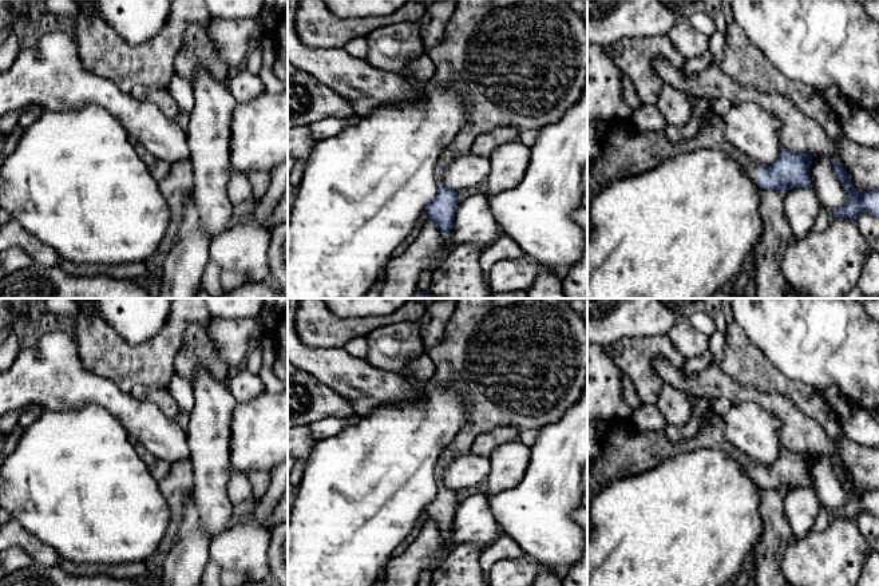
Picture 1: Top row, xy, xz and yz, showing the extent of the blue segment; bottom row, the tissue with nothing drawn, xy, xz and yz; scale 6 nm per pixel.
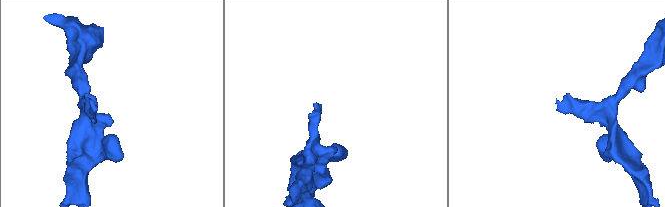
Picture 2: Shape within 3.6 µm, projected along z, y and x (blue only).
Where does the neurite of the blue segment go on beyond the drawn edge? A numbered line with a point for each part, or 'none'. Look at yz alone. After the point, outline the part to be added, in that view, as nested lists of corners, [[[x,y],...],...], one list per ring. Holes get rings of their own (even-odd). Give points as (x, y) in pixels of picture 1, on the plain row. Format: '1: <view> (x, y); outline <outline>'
1: yz (625, 452); outline [[[716,413],[685,442],[669,440],[664,429],[637,432],[631,419],[613,420],[607,425],[610,429],[599,443],[602,456],[590,459],[587,464],[587,527],[591,524],[589,503],[599,490],[617,479],[650,471],[685,452],[720,450],[729,455],[753,483],[757,483],[761,474],[759,463],[728,440],[724,419]]]

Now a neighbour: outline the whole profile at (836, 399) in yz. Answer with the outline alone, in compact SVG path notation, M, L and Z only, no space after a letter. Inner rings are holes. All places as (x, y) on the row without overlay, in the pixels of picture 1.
M829 385L821 391L829 407L842 417L859 408L854 404L839 387Z

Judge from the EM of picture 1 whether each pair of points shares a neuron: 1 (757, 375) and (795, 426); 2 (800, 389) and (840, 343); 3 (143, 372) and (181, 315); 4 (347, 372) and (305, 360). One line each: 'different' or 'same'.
1: different
2: different
3: same
4: same

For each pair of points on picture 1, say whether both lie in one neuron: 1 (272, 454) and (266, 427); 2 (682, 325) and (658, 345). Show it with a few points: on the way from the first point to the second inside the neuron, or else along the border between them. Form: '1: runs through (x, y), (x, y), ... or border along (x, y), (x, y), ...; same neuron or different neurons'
1: runs through (266, 447), (266, 434); same neuron
2: border along (665, 335), (669, 343), (685, 359); different neurons

